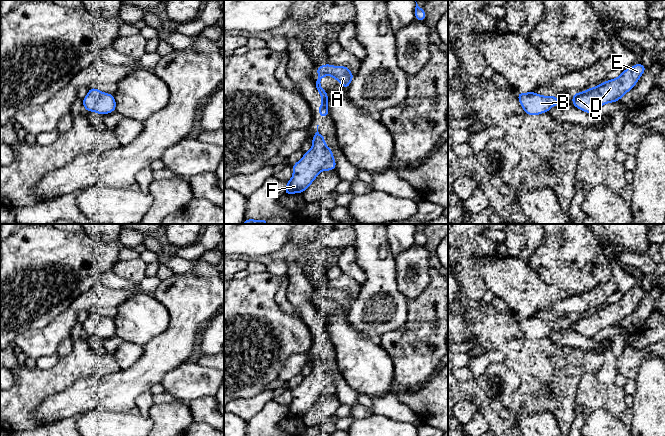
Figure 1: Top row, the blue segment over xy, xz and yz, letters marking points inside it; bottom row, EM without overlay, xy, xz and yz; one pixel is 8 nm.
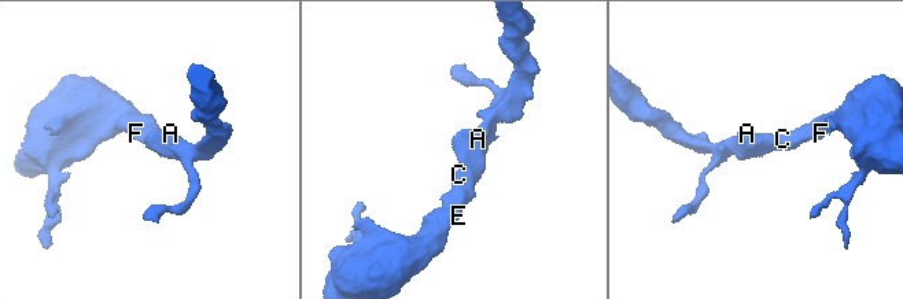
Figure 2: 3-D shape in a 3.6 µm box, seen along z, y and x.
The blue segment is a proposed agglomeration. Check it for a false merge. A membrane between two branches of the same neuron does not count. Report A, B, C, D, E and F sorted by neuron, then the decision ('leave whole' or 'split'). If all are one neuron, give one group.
A B C D E F | leave whole

